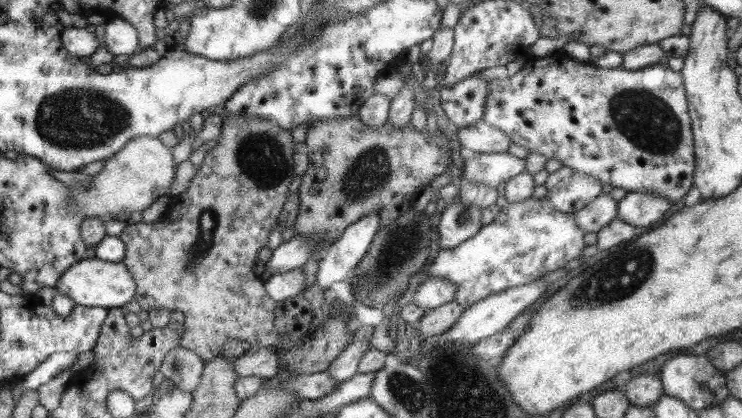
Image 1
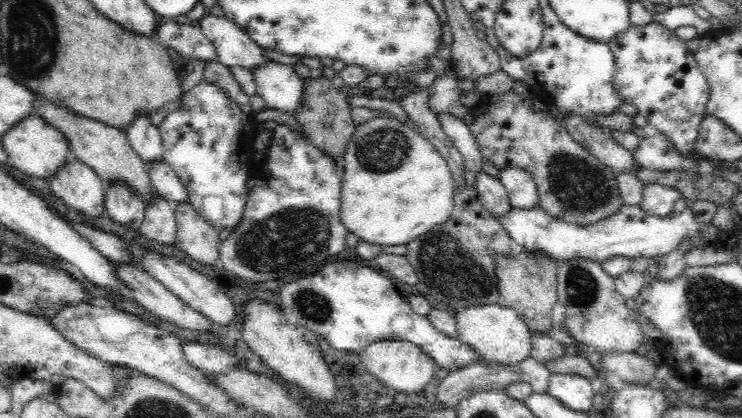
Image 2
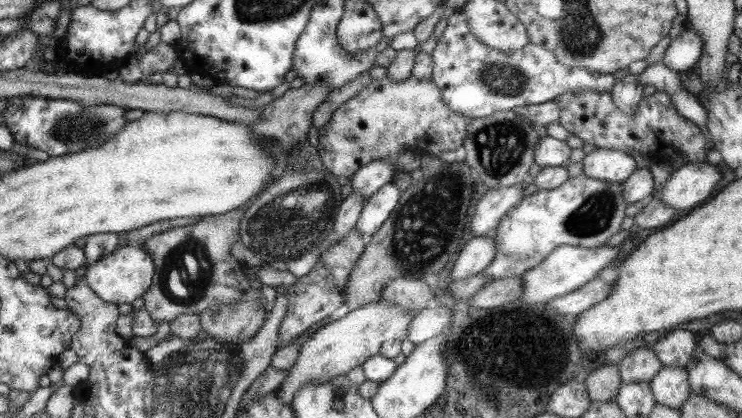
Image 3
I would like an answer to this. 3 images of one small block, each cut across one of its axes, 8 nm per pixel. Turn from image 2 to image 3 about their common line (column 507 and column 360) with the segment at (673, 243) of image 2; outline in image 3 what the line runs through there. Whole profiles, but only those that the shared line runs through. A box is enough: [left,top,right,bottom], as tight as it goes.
[355,182,401,244]

